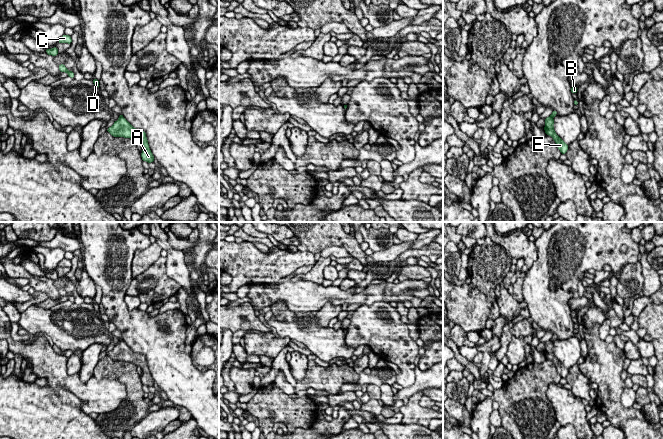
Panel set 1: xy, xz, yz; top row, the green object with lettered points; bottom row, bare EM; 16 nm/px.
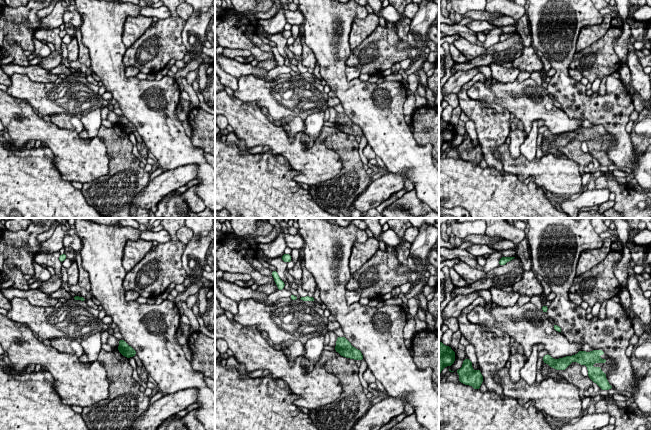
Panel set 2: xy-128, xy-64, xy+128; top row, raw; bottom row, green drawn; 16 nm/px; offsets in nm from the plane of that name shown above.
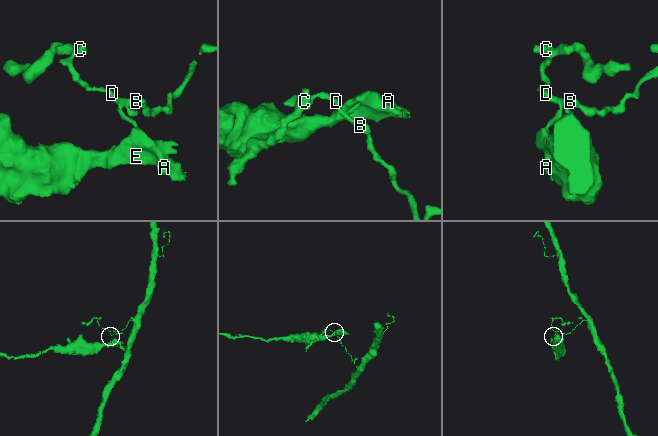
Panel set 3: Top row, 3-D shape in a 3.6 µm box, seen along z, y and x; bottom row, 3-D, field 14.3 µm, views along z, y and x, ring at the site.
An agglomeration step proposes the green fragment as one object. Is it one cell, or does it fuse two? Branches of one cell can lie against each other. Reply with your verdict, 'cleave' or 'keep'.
cleave

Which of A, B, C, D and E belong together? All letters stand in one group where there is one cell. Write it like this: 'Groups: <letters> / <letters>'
Groups: A E / B C D

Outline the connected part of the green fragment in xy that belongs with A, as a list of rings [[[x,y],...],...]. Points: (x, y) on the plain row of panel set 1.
[[[123,340],[119,341],[119,343],[107,353],[107,356],[114,361],[130,362],[140,366],[143,371],[141,377],[142,384],[148,387],[154,386],[154,380],[149,372],[145,355],[134,352]]]

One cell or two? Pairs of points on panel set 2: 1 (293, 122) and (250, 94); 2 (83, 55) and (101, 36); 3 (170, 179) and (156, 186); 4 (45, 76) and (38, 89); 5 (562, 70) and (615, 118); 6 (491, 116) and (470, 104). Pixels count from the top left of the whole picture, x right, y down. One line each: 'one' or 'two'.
1: two
2: two
3: one
4: two
5: one
6: one

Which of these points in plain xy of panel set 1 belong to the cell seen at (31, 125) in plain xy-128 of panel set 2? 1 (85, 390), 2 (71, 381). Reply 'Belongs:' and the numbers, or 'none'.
Belongs: 1, 2

